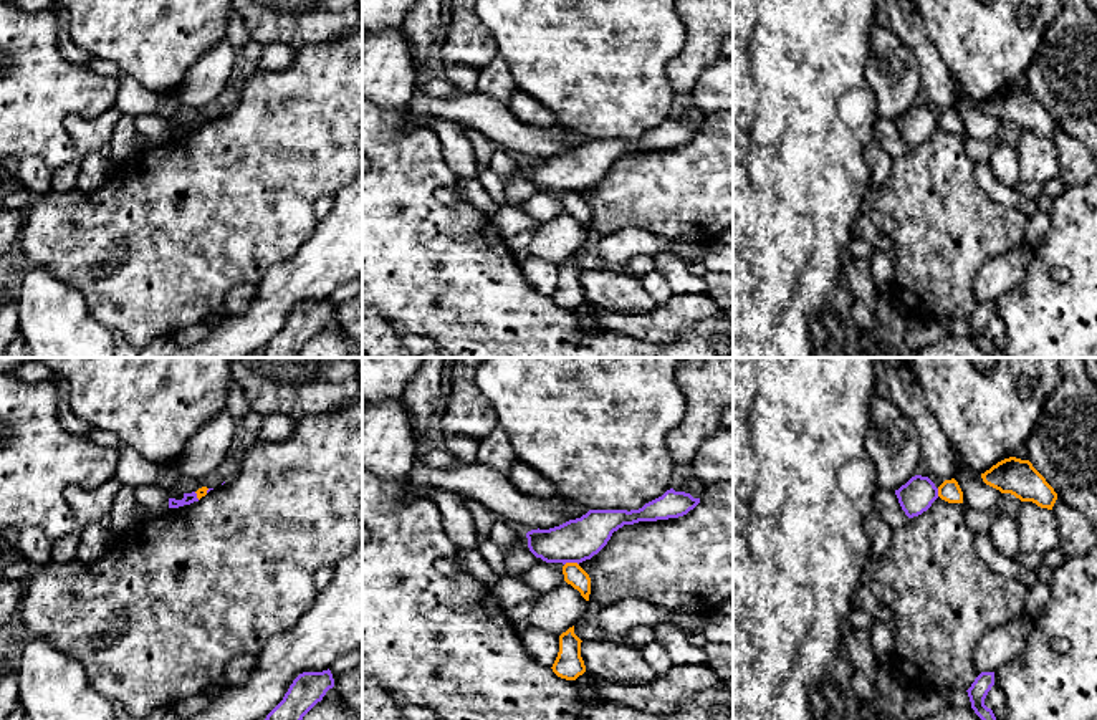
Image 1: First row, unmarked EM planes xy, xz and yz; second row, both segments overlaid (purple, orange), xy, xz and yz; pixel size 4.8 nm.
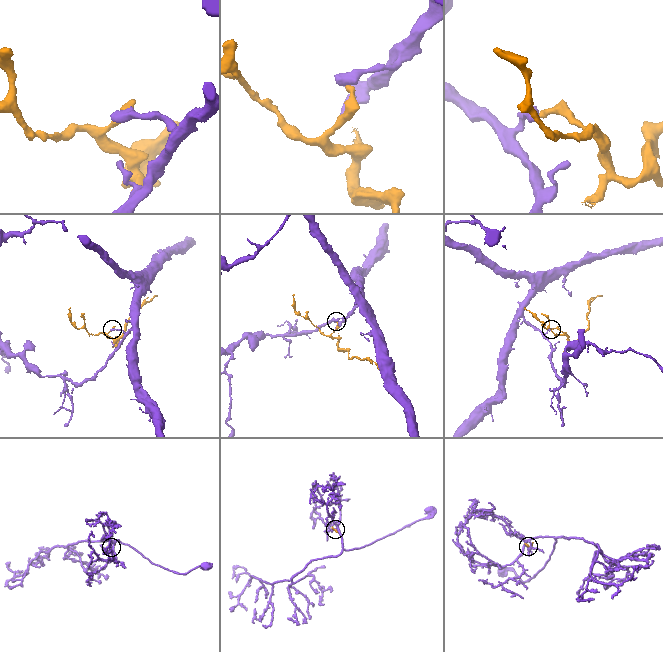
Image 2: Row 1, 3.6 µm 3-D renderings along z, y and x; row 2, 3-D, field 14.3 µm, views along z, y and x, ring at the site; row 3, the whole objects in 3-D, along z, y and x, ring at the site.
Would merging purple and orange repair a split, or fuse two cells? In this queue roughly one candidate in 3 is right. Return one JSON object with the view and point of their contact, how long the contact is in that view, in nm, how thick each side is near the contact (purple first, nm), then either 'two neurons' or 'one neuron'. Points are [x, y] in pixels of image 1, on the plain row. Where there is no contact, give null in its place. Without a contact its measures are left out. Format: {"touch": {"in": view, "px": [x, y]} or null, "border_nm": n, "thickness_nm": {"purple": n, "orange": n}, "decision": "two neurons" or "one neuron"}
{"touch": {"in": "xz", "px": [571, 191]}, "border_nm": 70, "thickness_nm": {"purple": 200, "orange": 100}, "decision": "two neurons"}

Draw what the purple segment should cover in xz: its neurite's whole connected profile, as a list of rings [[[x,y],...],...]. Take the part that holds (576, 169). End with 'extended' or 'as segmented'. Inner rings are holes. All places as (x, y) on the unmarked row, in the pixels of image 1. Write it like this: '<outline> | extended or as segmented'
[[[670,118],[639,139],[589,139],[581,147],[569,149],[559,156],[531,159],[526,162],[528,177],[546,192],[579,194],[597,184],[612,162],[624,154],[678,147],[698,132],[700,127]]] | as segmented

